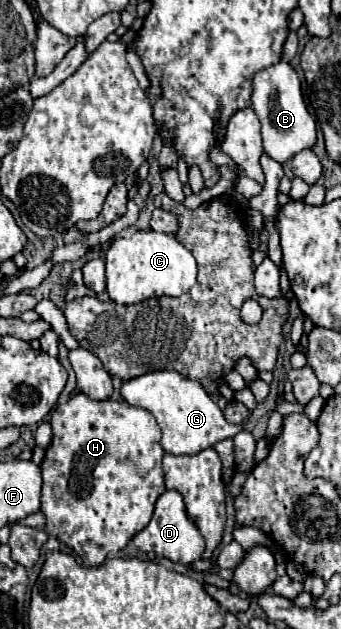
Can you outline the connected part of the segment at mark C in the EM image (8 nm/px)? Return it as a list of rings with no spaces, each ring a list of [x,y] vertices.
[[[137,230],[131,236],[115,238],[105,252],[105,264],[107,292],[117,304],[139,304],[159,296],[183,296],[193,288],[197,272],[193,254],[175,236],[155,230]]]

